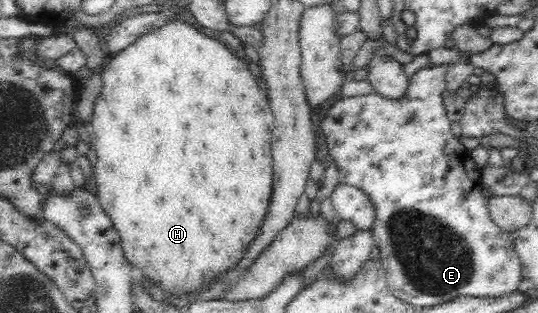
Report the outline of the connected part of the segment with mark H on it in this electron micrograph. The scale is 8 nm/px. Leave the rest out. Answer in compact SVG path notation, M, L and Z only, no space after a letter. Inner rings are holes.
M181 17L169 19L165 24L137 38L135 42L129 43L117 52L114 58L106 61L106 67L100 72L100 76L101 94L95 100L93 120L89 127L91 147L98 157L93 168L97 180L97 198L121 238L125 259L131 266L160 286L167 295L196 297L203 289L210 287L211 282L217 277L224 275L227 269L234 267L248 245L261 232L261 223L271 198L274 174L271 152L274 115L266 96L267 92L259 78L247 69L241 54L200 32L194 22L189 24Z

